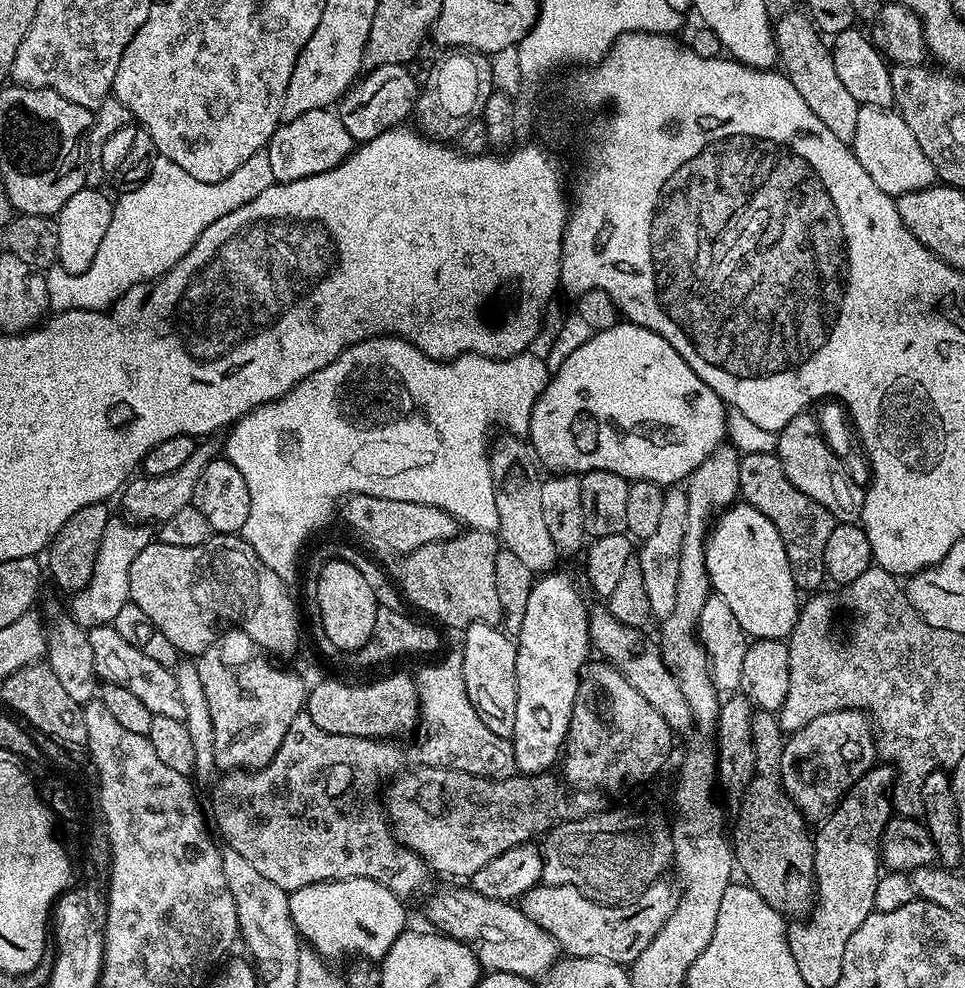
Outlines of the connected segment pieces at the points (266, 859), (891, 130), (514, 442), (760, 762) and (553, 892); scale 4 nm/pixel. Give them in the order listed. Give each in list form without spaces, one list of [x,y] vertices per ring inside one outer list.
[[[302,710],[290,722],[290,730],[282,738],[282,746],[270,762],[255,770],[228,770],[212,792],[212,816],[216,819],[219,839],[233,848],[262,878],[270,878],[274,886],[291,894],[302,886],[321,884],[327,880],[370,878],[386,886],[395,896],[409,898],[428,884],[430,868],[423,857],[396,837],[382,804],[376,801],[376,775],[396,772],[404,764],[399,743],[388,740],[363,740],[357,736],[326,734],[318,730]]]
[[[861,107],[858,114],[858,130],[856,137],[850,141],[862,170],[874,178],[874,186],[890,197],[901,196],[914,190],[931,188],[938,177],[934,166],[930,166],[930,158],[922,154],[922,146],[918,146],[918,138],[910,131],[910,126],[892,110],[882,108]]]
[[[504,434],[501,440],[493,439],[490,444],[492,478],[496,481],[496,505],[498,506],[499,539],[503,547],[509,548],[533,574],[548,574],[553,571],[558,557],[556,543],[546,530],[546,521],[542,515],[542,494],[540,484],[532,480],[504,480],[520,464],[520,455],[524,448],[519,439]]]
[[[753,711],[752,737],[756,775],[748,783],[748,790],[738,805],[734,860],[739,871],[740,868],[744,871],[743,879],[747,885],[757,891],[775,912],[792,916],[788,918],[800,918],[811,913],[814,907],[816,841],[813,833],[808,833],[809,821],[788,797],[779,777],[786,733],[780,726],[777,713]]]
[[[664,878],[656,880],[645,890],[642,897],[644,908],[638,908],[640,906],[635,903],[606,904],[585,896],[572,884],[548,885],[543,882],[519,897],[518,907],[526,914],[526,918],[530,918],[530,922],[549,932],[556,939],[557,945],[563,951],[564,948],[568,951],[565,953],[569,957],[602,958],[606,962],[628,966],[640,957],[640,948],[654,942],[658,930],[662,930],[676,909],[677,889],[672,889],[666,881]]]

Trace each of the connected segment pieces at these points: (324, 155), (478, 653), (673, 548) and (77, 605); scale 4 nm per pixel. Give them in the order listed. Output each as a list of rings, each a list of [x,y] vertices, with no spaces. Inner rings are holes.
[[[319,108],[302,114],[302,118],[297,120],[281,123],[266,151],[270,158],[270,170],[274,170],[276,181],[289,184],[307,176],[314,176],[317,172],[328,172],[337,164],[343,164],[353,148],[353,138],[346,126],[342,126],[339,115],[328,108]]]
[[[472,624],[463,629],[464,645],[459,649],[462,654],[462,674],[466,682],[466,694],[478,710],[478,718],[486,722],[494,734],[511,737],[514,730],[514,706],[518,704],[518,682],[516,681],[516,646],[513,637],[494,624]]]
[[[672,486],[665,491],[662,515],[654,534],[642,541],[638,548],[638,559],[642,570],[642,582],[646,586],[648,610],[653,617],[663,618],[671,614],[678,590],[678,562],[682,550],[682,538],[686,528],[688,494],[683,487]]]
[[[114,518],[108,520],[104,537],[98,546],[94,574],[88,585],[71,597],[71,619],[82,625],[85,630],[97,628],[100,624],[111,625],[118,618],[118,610],[122,610],[122,606],[129,604],[130,565],[134,563],[134,558],[138,558],[138,554],[142,554],[144,547],[153,543],[154,540],[153,529],[152,532],[148,529],[151,527],[137,526],[135,523],[120,520],[114,520]],[[135,526],[140,528],[135,528]]]

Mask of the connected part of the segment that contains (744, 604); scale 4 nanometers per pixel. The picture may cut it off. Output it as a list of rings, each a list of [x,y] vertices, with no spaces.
[[[743,502],[725,508],[719,513],[707,537],[704,561],[711,591],[724,600],[726,606],[733,612],[734,618],[741,624],[744,633],[757,640],[784,640],[791,636],[802,604],[799,599],[796,601],[798,589],[792,577],[792,567],[786,558],[786,546],[782,546],[782,538],[778,538],[778,530],[774,530],[774,522],[770,522],[766,514],[754,510]]]

